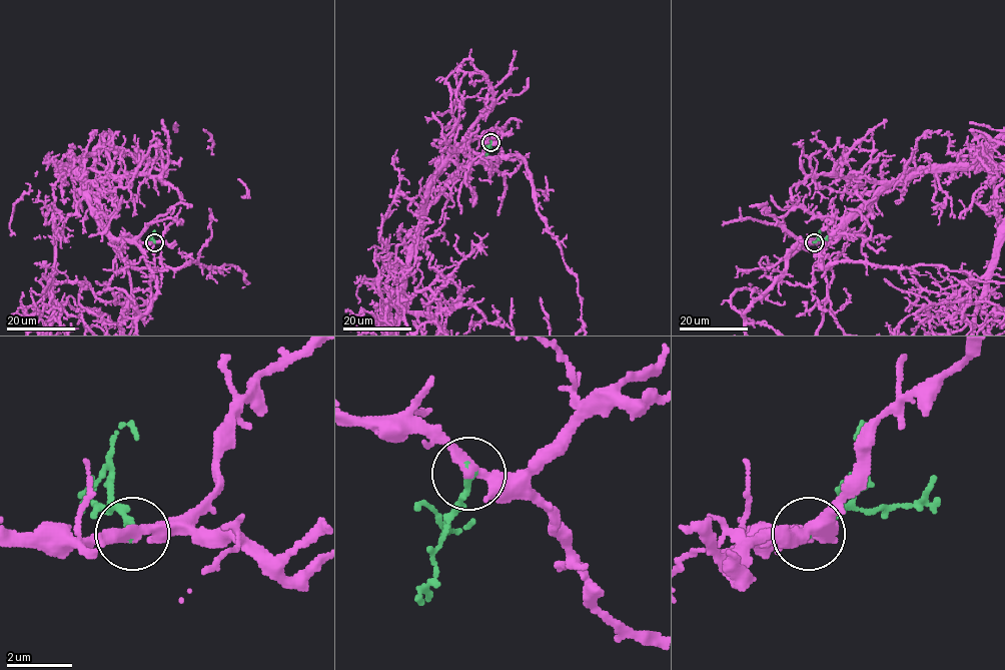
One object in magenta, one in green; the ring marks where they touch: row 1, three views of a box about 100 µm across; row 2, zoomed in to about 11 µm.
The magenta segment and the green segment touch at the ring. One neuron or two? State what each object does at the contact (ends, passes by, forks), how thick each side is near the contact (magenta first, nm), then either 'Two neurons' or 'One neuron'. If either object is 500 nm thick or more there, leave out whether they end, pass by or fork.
At the ring magenta passes by. At the ring green ends. Thickness 320 nm (magenta) against 280 nm. One neuron

